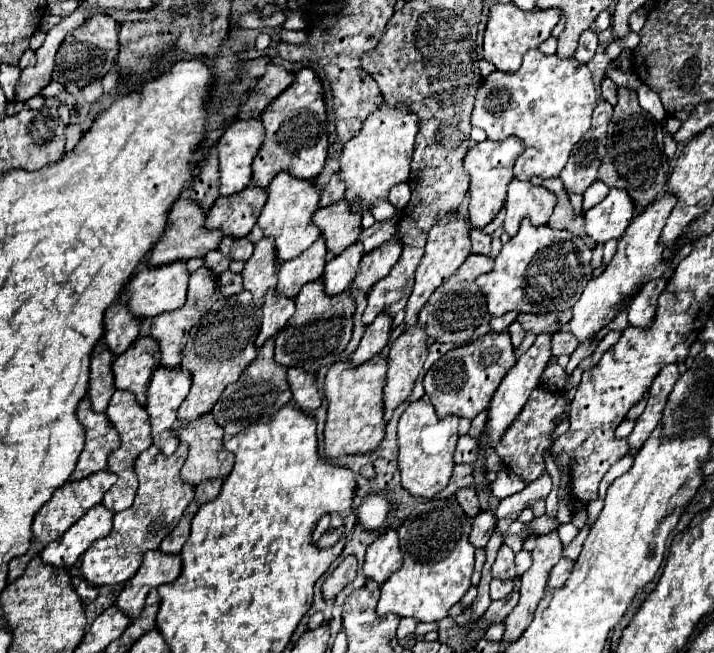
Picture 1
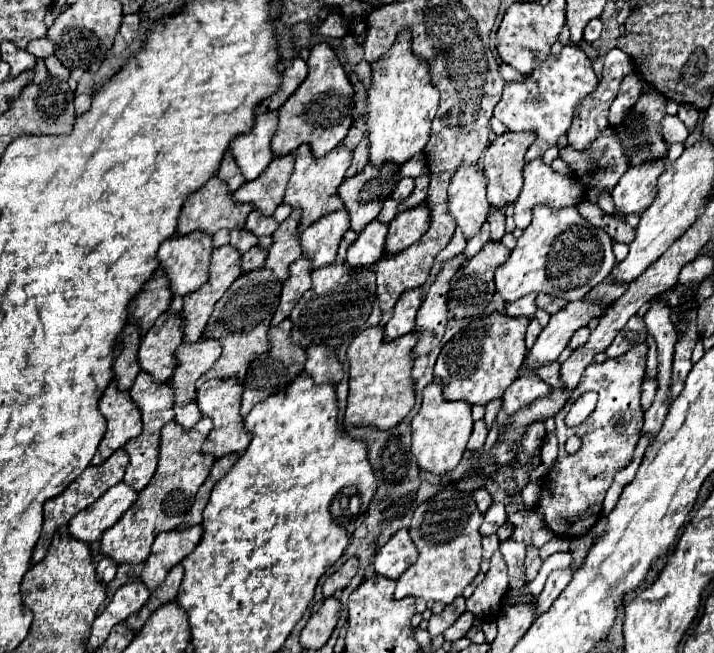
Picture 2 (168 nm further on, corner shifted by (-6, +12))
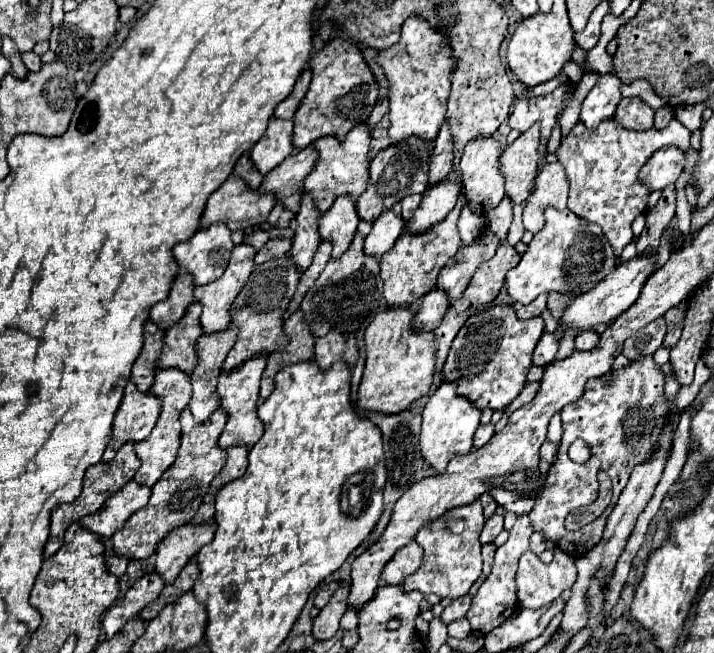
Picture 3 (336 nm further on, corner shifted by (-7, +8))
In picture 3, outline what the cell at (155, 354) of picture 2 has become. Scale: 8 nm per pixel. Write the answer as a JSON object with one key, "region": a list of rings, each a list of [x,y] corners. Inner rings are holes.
{"region":[[[194,302],[186,316],[174,324],[164,338],[164,350],[160,356],[160,368],[180,368],[182,372],[192,374],[198,356],[196,356],[196,342],[204,334],[200,328],[200,314],[202,304]]]}

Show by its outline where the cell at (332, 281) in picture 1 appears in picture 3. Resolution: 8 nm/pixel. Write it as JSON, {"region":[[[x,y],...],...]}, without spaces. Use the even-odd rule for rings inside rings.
{"region":[[[392,210],[382,212],[382,216],[374,222],[372,232],[366,236],[364,242],[364,252],[372,254],[372,256],[382,256],[384,252],[392,250],[394,242],[398,240],[398,236],[404,230],[404,220],[402,216],[394,214]]]}

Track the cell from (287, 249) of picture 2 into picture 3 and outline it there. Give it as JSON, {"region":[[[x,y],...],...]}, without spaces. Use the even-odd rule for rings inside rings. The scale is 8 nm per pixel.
{"region":[[[304,196],[302,198],[302,208],[296,216],[296,230],[294,230],[294,244],[292,244],[292,262],[304,272],[310,264],[312,258],[322,242],[320,234],[318,234],[318,220],[320,220],[320,212],[314,204],[312,196]]]}

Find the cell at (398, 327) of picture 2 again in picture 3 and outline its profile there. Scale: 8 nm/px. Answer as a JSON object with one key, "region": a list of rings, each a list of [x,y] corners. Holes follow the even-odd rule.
{"region":[[[434,288],[432,292],[428,292],[428,296],[420,298],[420,306],[418,306],[418,314],[414,316],[414,326],[420,332],[432,332],[434,328],[438,328],[438,324],[442,322],[444,314],[448,312],[450,300],[446,296],[444,290]]]}

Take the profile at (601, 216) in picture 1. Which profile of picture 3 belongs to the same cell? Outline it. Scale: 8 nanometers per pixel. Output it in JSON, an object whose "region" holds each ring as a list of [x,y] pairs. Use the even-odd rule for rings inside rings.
{"region":[[[664,146],[652,154],[652,158],[640,170],[640,180],[652,190],[662,190],[668,184],[674,184],[684,170],[686,152],[674,146]]]}

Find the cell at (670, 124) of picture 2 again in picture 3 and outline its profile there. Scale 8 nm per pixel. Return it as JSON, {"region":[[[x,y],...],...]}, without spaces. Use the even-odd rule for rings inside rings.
{"region":[[[606,118],[596,130],[588,130],[584,122],[578,120],[568,136],[562,136],[556,156],[558,162],[564,164],[570,180],[568,208],[576,216],[602,228],[616,258],[620,258],[622,248],[632,240],[634,234],[630,224],[646,210],[652,192],[638,180],[640,168],[661,147],[677,146],[686,151],[690,148],[690,137],[691,132],[675,118],[662,130],[651,128],[647,131],[622,128],[614,118]]]}

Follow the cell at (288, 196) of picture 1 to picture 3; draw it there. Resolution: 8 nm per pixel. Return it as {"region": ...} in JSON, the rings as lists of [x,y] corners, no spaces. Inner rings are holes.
{"region":[[[356,124],[356,128],[352,128],[352,132],[348,132],[348,136],[344,140],[338,140],[336,136],[322,136],[320,140],[314,142],[320,158],[318,158],[316,168],[304,180],[304,192],[312,194],[312,198],[316,200],[316,206],[322,214],[334,204],[334,200],[338,196],[350,196],[356,202],[360,198],[360,194],[366,190],[368,168],[370,168],[370,158],[368,158],[370,140],[372,140],[370,126]]]}

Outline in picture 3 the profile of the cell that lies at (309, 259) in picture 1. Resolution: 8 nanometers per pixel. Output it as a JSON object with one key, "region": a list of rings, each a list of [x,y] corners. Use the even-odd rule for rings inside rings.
{"region":[[[340,196],[332,210],[320,218],[320,236],[330,240],[334,250],[332,258],[342,256],[348,246],[352,244],[352,238],[356,234],[360,216],[356,212],[356,204],[348,200],[348,196]]]}

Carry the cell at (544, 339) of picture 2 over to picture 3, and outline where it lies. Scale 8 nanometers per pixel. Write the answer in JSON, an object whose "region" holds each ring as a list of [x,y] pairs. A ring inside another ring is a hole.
{"region":[[[650,250],[644,256],[636,256],[628,262],[620,262],[612,274],[608,274],[608,278],[600,280],[600,284],[596,284],[592,290],[576,296],[576,300],[572,302],[572,306],[566,308],[564,316],[560,318],[560,326],[558,330],[566,332],[570,328],[580,328],[580,330],[590,330],[596,324],[606,324],[612,318],[618,318],[622,312],[626,312],[630,308],[630,304],[634,304],[634,300],[638,298],[644,282],[650,278],[650,274],[656,270],[656,252]]]}

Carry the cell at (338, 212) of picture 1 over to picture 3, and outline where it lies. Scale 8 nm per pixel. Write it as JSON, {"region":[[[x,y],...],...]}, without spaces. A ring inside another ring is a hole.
{"region":[[[410,136],[408,140],[402,140],[398,144],[404,146],[388,146],[372,158],[368,188],[356,202],[358,214],[366,222],[374,222],[384,210],[390,210],[404,196],[422,194],[428,186],[428,164],[430,164],[430,154],[434,150],[434,144],[428,140],[420,140],[418,136]]]}

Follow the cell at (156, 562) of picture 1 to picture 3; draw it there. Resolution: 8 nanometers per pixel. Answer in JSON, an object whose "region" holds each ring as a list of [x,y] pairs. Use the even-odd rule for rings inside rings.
{"region":[[[202,522],[202,524],[184,524],[164,536],[156,550],[156,570],[172,584],[186,562],[198,554],[198,550],[214,538],[216,522]]]}

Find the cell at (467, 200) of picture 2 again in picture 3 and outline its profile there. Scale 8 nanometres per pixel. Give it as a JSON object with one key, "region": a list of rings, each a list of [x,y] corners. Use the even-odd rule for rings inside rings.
{"region":[[[496,138],[470,140],[460,158],[464,178],[464,194],[468,202],[482,204],[482,214],[488,214],[504,198],[504,176],[500,172],[502,142]]]}

